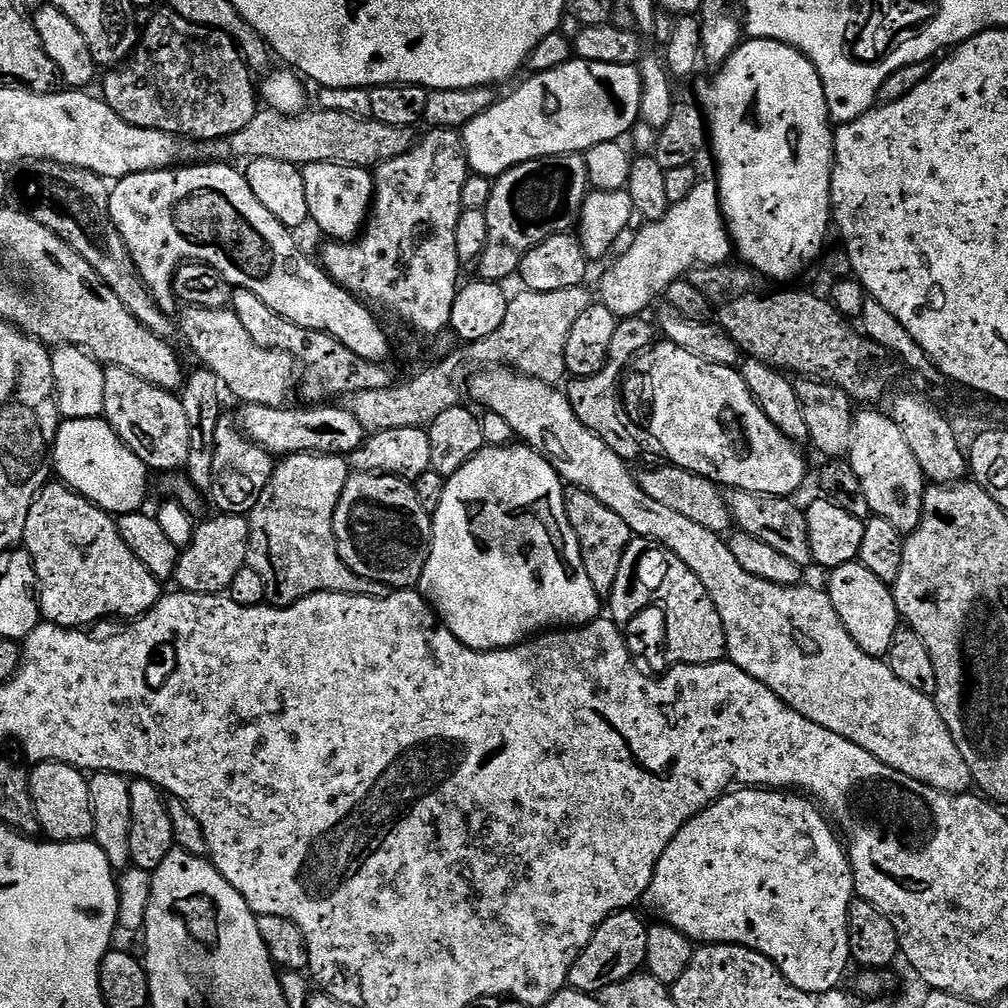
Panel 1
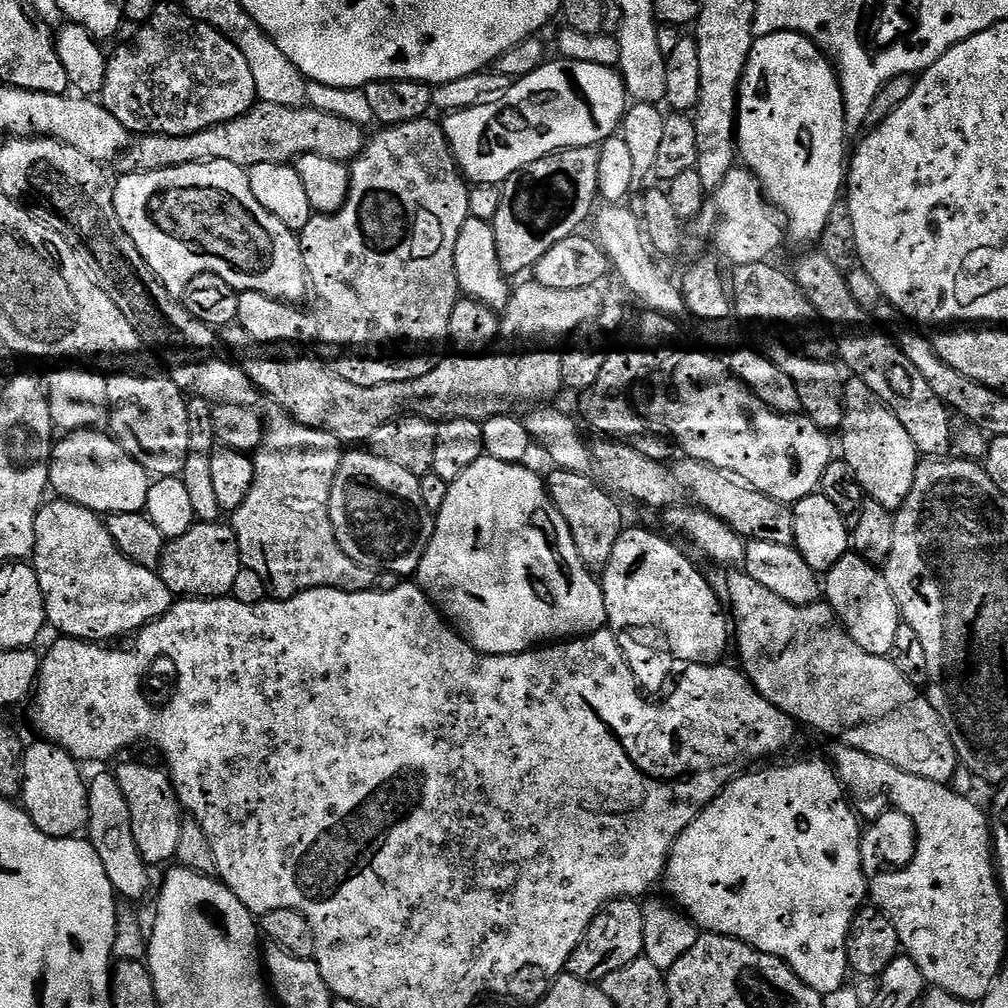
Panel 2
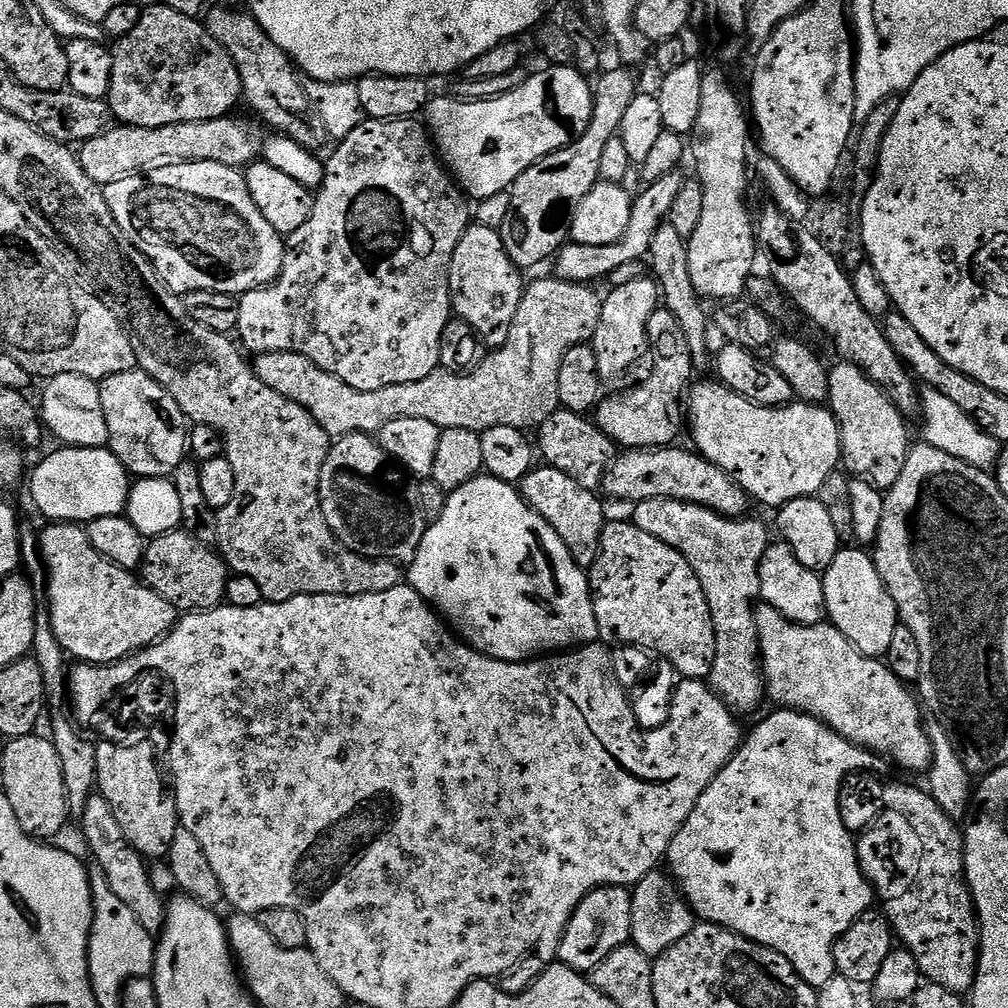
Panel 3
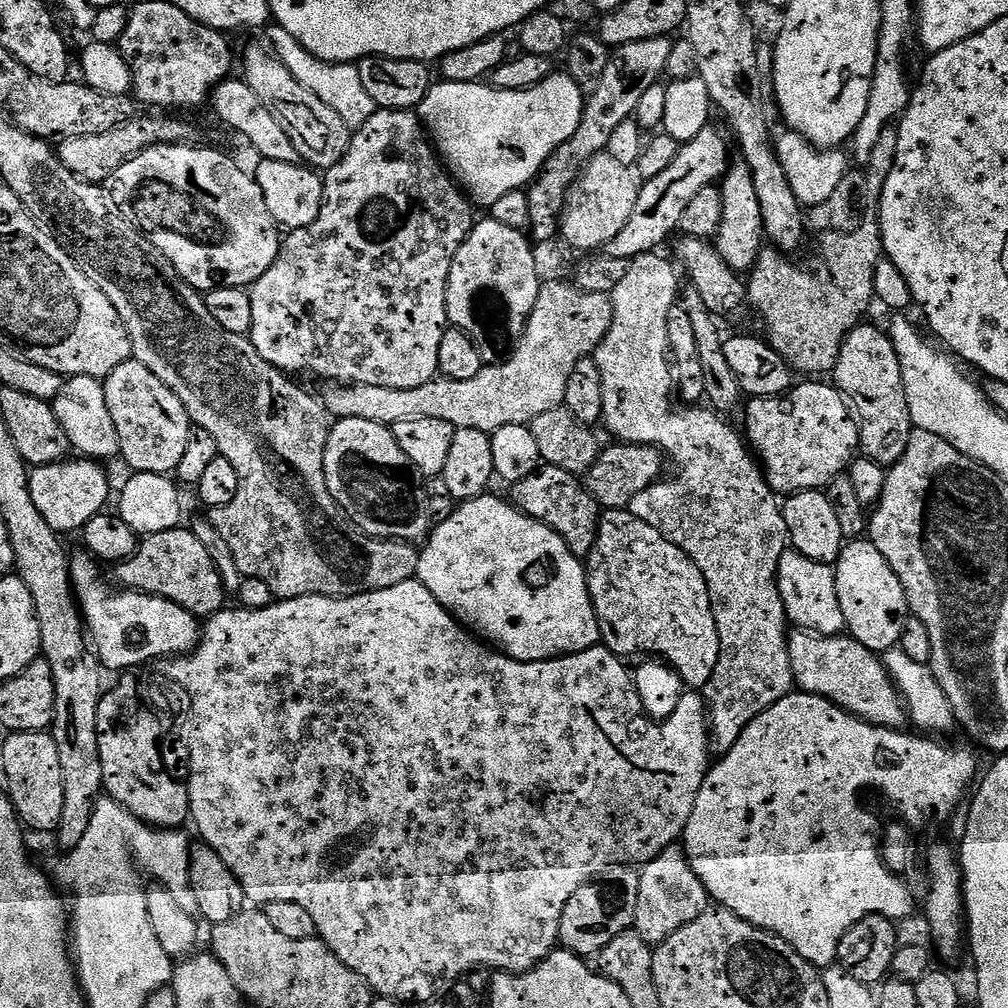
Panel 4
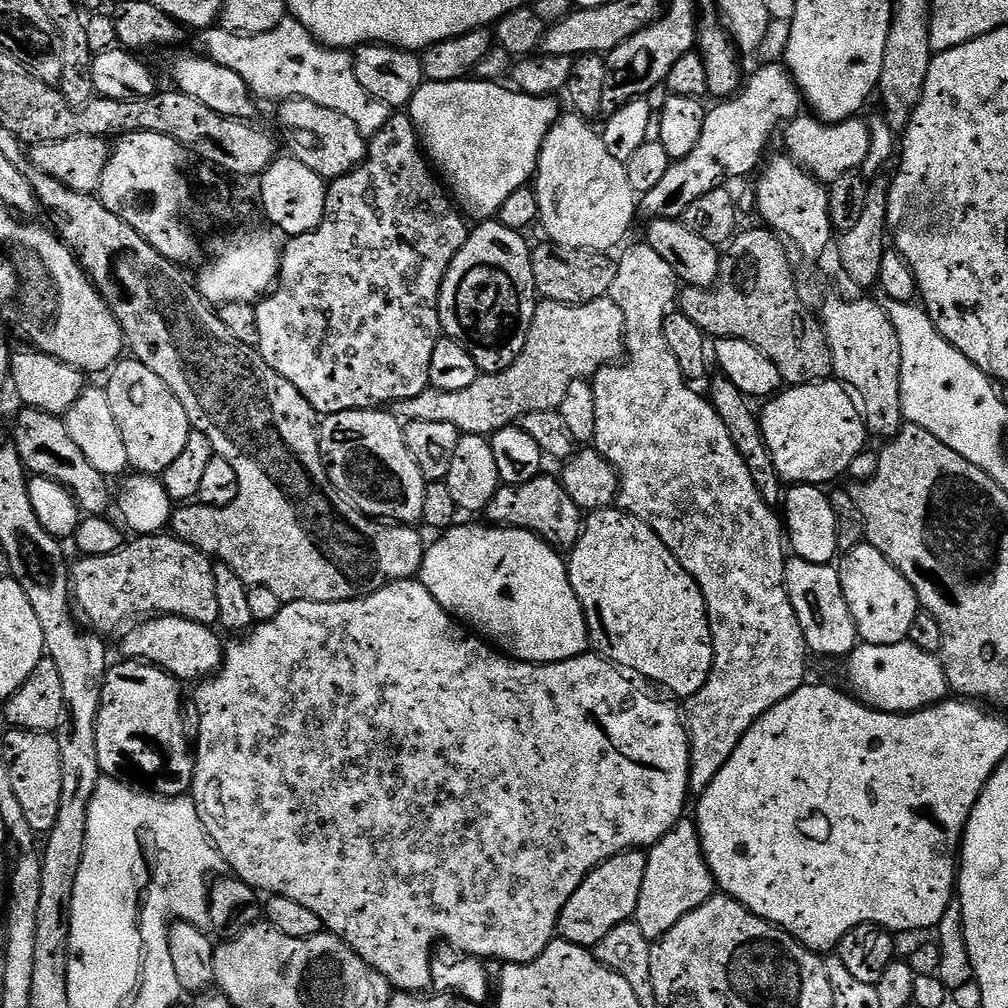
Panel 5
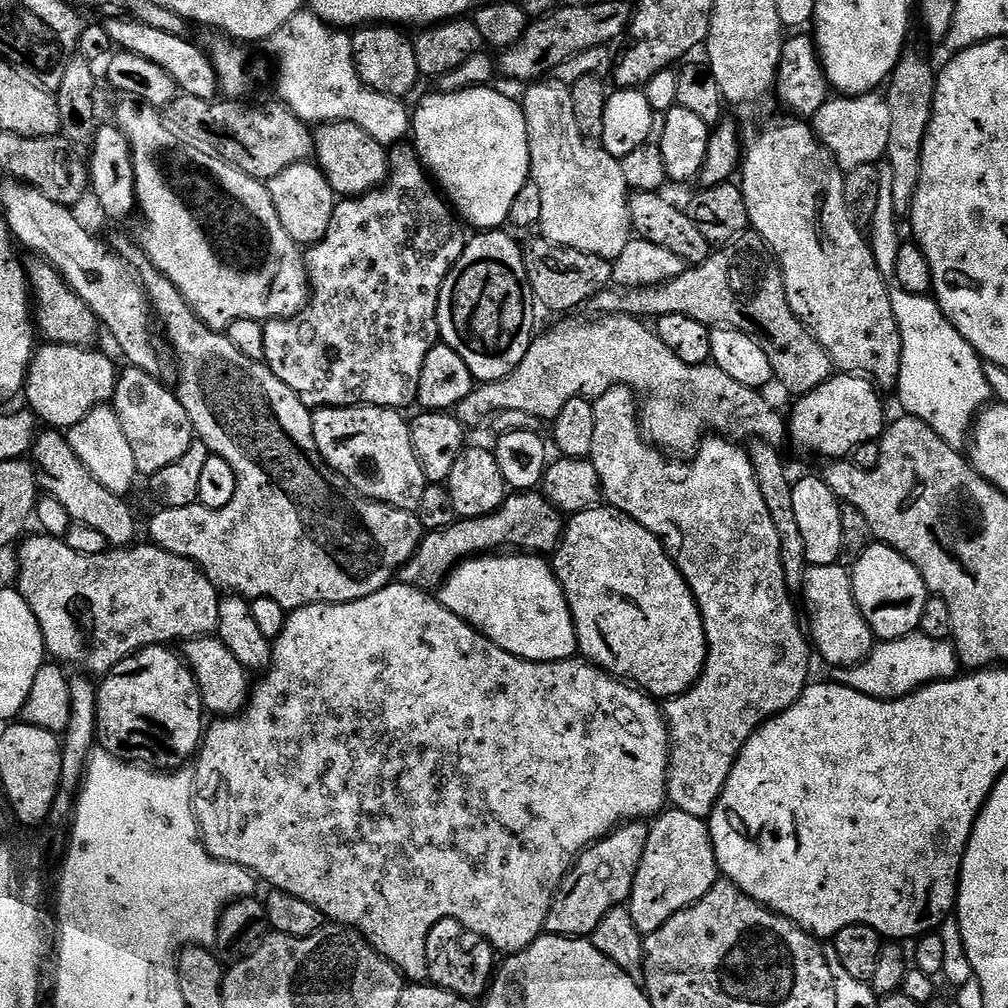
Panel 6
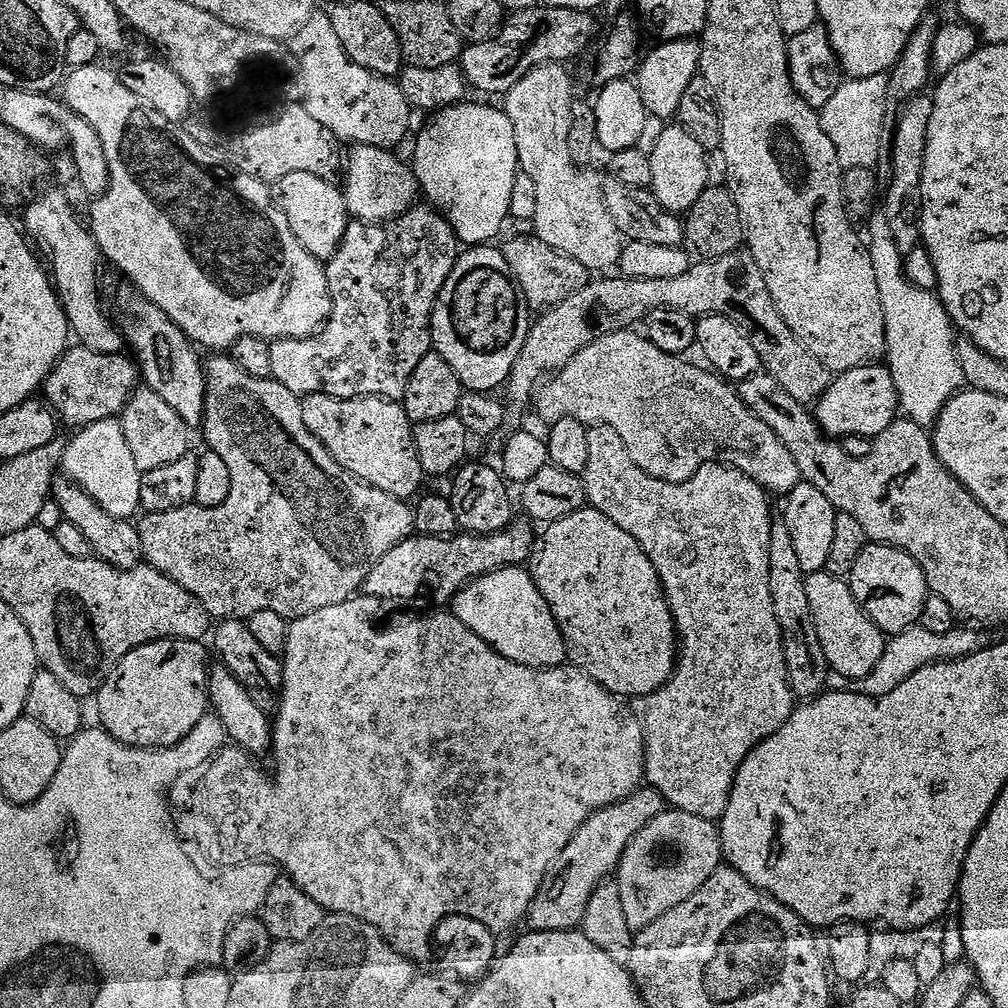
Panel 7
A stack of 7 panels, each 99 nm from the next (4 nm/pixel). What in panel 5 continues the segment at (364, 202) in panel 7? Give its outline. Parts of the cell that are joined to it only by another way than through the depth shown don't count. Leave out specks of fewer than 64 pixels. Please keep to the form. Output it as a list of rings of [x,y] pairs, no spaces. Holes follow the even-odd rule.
[[[293,98],[279,101],[276,116],[284,128],[292,133],[288,136],[291,155],[295,156],[302,166],[310,166],[314,174],[318,174],[325,182],[337,180],[347,172],[353,172],[364,161],[366,155],[366,138],[342,114],[334,110],[326,110],[326,106],[318,106],[318,102],[310,102],[306,98]]]

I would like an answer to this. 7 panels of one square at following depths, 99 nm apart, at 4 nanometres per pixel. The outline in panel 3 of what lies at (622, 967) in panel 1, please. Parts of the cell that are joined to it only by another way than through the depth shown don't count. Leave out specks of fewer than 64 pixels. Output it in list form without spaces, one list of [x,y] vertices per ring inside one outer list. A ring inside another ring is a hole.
[[[623,884],[596,888],[574,910],[570,922],[560,939],[558,960],[569,964],[576,972],[591,974],[614,950],[629,943],[632,938],[632,893]]]

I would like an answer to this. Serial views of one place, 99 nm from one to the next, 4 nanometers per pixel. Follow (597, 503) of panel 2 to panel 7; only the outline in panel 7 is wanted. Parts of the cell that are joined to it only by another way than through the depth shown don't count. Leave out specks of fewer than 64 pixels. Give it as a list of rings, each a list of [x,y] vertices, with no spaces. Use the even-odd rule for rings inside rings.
[[[516,518],[511,524],[489,536],[457,534],[454,536],[421,536],[413,534],[404,540],[386,558],[379,560],[364,582],[363,595],[387,600],[412,600],[428,584],[428,596],[433,605],[448,606],[455,601],[466,584],[480,576],[491,576],[499,568],[520,568],[532,558],[537,533],[527,519]],[[448,604],[448,605],[444,605]]]

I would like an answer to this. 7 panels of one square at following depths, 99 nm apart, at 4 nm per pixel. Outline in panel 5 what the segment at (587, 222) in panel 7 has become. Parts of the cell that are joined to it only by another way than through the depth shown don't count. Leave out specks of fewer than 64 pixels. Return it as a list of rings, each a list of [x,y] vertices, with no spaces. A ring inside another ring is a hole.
[[[564,114],[561,115],[560,119],[552,125],[552,129],[546,134],[546,138],[542,142],[540,147],[540,162],[536,165],[534,173],[534,191],[538,198],[538,210],[540,215],[538,217],[539,227],[544,227],[544,232],[549,241],[555,245],[559,245],[561,248],[581,248],[584,251],[594,251],[611,253],[612,247],[627,234],[632,228],[632,219],[638,216],[638,194],[630,186],[630,178],[626,178],[626,170],[624,169],[625,161],[613,158],[610,155],[610,150],[606,150],[606,142],[604,141],[603,135],[599,131],[596,132],[591,128],[589,121],[585,117],[577,114]]]

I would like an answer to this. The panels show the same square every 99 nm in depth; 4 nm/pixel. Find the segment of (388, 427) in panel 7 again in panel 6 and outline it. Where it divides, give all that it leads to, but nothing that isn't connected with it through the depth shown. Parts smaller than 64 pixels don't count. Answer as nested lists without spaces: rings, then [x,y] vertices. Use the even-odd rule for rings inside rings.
[[[317,408],[312,412],[312,433],[316,449],[328,467],[333,468],[340,477],[359,496],[367,500],[377,500],[395,508],[414,510],[422,502],[422,490],[429,486],[422,474],[422,466],[414,454],[412,430],[405,413],[395,408]]]

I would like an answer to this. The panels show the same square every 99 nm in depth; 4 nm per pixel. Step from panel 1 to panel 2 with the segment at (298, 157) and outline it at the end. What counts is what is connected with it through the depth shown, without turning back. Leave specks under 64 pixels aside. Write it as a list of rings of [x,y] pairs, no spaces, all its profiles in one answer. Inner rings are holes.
[[[257,102],[248,113],[234,118],[222,125],[202,130],[200,133],[186,134],[184,137],[141,135],[133,139],[128,147],[120,153],[118,165],[120,172],[153,172],[163,168],[177,168],[187,164],[201,164],[202,162],[234,162],[234,166],[250,169],[259,164],[286,164],[295,161],[298,156],[318,154],[322,158],[351,162],[360,155],[366,143],[365,129],[354,122],[346,122],[346,118],[338,118],[334,114],[326,114],[322,110],[305,106],[302,108],[287,108]]]

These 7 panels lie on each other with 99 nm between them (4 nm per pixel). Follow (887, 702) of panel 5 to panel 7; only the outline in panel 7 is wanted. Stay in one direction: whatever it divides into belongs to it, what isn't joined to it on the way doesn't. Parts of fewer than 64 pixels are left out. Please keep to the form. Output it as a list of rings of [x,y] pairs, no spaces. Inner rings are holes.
[[[920,623],[914,624],[885,643],[884,653],[878,666],[874,666],[874,670],[870,670],[870,674],[866,674],[866,678],[859,680],[858,684],[857,681],[829,671],[828,688],[833,692],[855,692],[859,688],[859,691],[865,692],[868,696],[890,694],[890,690],[898,690],[898,686],[902,686],[902,682],[910,678],[910,674],[918,674],[918,670],[926,666],[941,664],[943,660],[960,660],[963,656],[989,648],[994,643],[994,636],[988,632],[991,631],[980,626],[955,626],[949,633],[934,634],[933,631],[924,629]]]

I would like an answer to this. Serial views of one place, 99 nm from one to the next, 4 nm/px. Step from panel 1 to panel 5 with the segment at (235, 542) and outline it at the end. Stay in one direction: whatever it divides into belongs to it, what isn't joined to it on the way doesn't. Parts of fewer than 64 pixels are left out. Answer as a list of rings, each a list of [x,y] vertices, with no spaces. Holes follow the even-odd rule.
[[[136,536],[114,550],[114,554],[85,556],[77,561],[70,568],[70,592],[75,607],[84,611],[92,623],[91,631],[97,634],[119,633],[137,618],[181,616],[209,626],[218,621],[213,561],[177,536]]]

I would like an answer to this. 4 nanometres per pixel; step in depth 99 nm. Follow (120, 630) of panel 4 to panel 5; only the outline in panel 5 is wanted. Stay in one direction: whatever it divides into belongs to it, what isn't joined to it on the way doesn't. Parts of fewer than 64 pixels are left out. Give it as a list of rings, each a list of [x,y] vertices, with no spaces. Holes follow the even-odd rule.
[[[158,616],[133,623],[119,637],[120,648],[129,660],[153,664],[155,668],[169,672],[181,682],[199,682],[219,672],[224,660],[225,645],[220,644],[219,638],[212,631],[207,624],[199,624],[181,616]]]

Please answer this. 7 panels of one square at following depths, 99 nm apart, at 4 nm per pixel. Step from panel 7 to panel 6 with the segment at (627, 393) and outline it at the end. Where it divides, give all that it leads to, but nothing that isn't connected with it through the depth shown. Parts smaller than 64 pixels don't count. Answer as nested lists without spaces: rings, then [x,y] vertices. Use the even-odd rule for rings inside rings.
[[[619,314],[601,315],[599,318],[592,318],[596,320],[586,321],[585,324],[568,319],[572,318],[561,319],[564,321],[554,325],[549,332],[544,332],[541,336],[539,333],[526,350],[526,358],[522,358],[520,365],[509,376],[496,380],[493,384],[481,383],[473,387],[472,393],[462,398],[462,402],[454,409],[454,414],[461,424],[471,426],[480,424],[483,420],[485,423],[492,415],[502,410],[522,410],[522,414],[534,414],[541,422],[551,422],[560,413],[562,406],[566,406],[566,402],[579,396],[595,398],[606,394],[606,390],[623,386],[635,390],[642,397],[642,411],[638,419],[643,439],[669,458],[691,457],[700,447],[706,434],[719,434],[733,442],[748,442],[755,438],[773,446],[779,445],[780,439],[785,439],[785,417],[780,417],[760,397],[763,395],[757,389],[742,386],[742,382],[734,382],[734,378],[722,374],[722,370],[718,370],[711,362],[682,362],[656,337],[655,331],[649,325],[648,328],[644,325],[647,323],[643,319]]]

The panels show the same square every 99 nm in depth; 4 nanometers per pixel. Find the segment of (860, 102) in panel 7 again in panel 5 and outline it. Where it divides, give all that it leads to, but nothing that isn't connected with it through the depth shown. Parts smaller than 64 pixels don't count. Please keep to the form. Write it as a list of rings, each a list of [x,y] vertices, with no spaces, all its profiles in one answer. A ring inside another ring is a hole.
[[[801,114],[783,125],[782,136],[784,132],[784,144],[788,147],[785,149],[793,160],[803,164],[821,184],[835,185],[859,170],[862,162],[866,162],[866,154],[870,154],[872,129],[862,121],[853,118],[829,124],[815,115]]]

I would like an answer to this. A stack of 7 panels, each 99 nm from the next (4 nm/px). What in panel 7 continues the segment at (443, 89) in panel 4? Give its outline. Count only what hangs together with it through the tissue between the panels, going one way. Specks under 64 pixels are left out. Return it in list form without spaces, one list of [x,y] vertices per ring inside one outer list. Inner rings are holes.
[[[461,102],[453,104],[450,108],[441,108],[439,112],[435,113],[427,121],[423,128],[415,137],[416,153],[410,160],[410,167],[416,173],[416,182],[421,193],[428,195],[427,203],[435,208],[448,224],[456,232],[456,239],[464,246],[484,246],[492,240],[504,228],[504,223],[509,223],[510,220],[510,193],[514,191],[514,182],[518,175],[520,168],[520,159],[518,158],[518,150],[516,149],[516,139],[514,138],[514,126],[510,122],[507,112],[501,110],[499,107],[491,108],[488,104],[468,104],[469,102]]]

